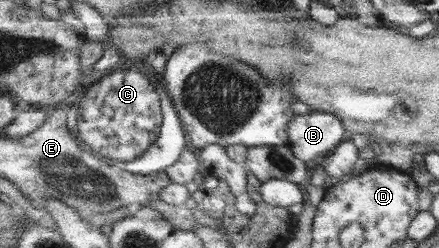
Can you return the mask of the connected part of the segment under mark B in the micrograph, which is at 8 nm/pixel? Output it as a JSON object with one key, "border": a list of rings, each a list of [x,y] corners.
{"border":[[[324,111],[294,116],[288,133],[290,149],[309,165],[330,154],[349,136],[341,117]]]}

